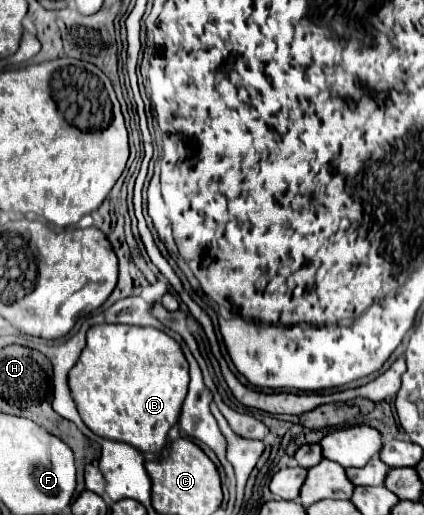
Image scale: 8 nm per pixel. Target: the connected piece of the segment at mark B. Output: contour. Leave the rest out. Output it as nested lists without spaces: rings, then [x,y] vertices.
[[[98,324],[86,334],[86,348],[68,374],[68,388],[78,406],[82,422],[96,434],[108,440],[118,440],[134,446],[140,452],[160,452],[166,444],[166,434],[180,416],[180,406],[188,390],[188,362],[180,344],[156,328]]]

